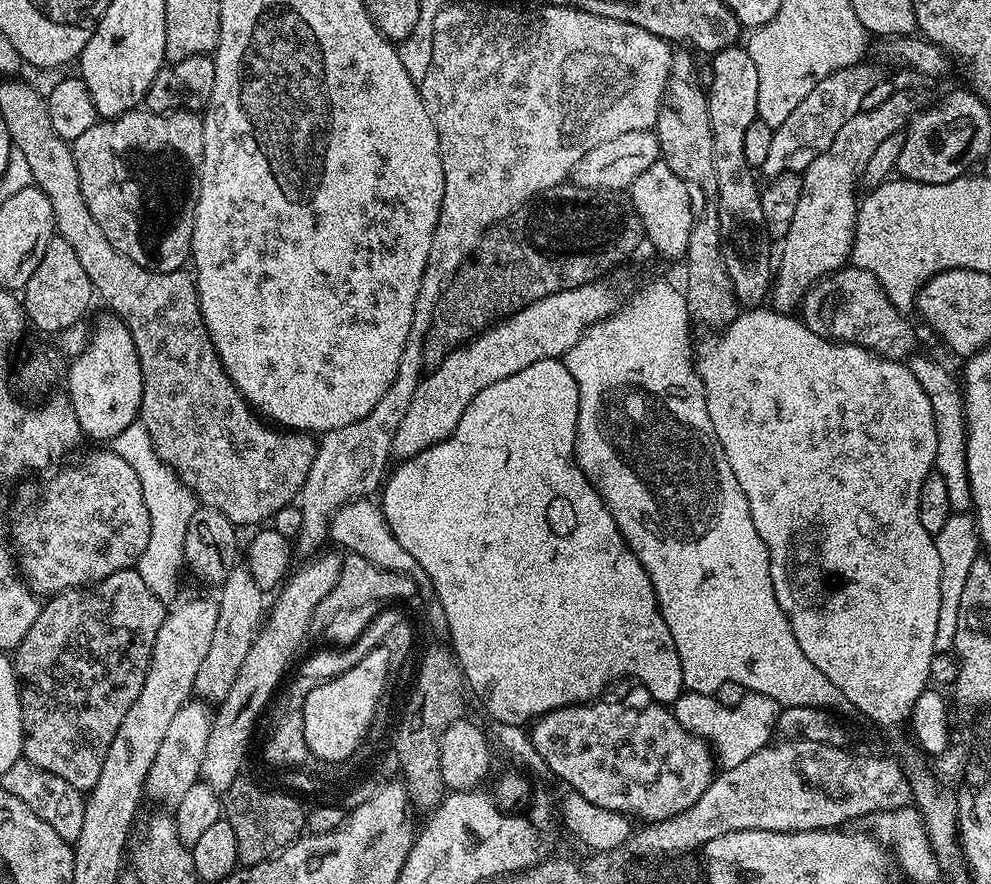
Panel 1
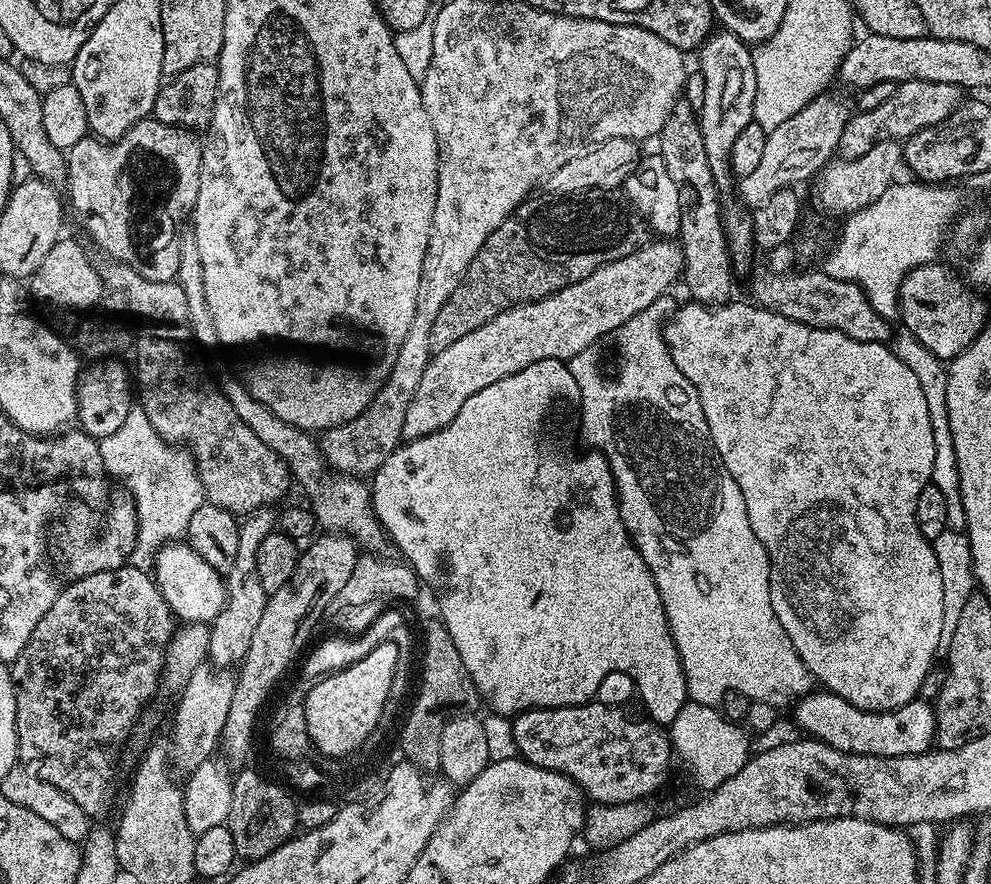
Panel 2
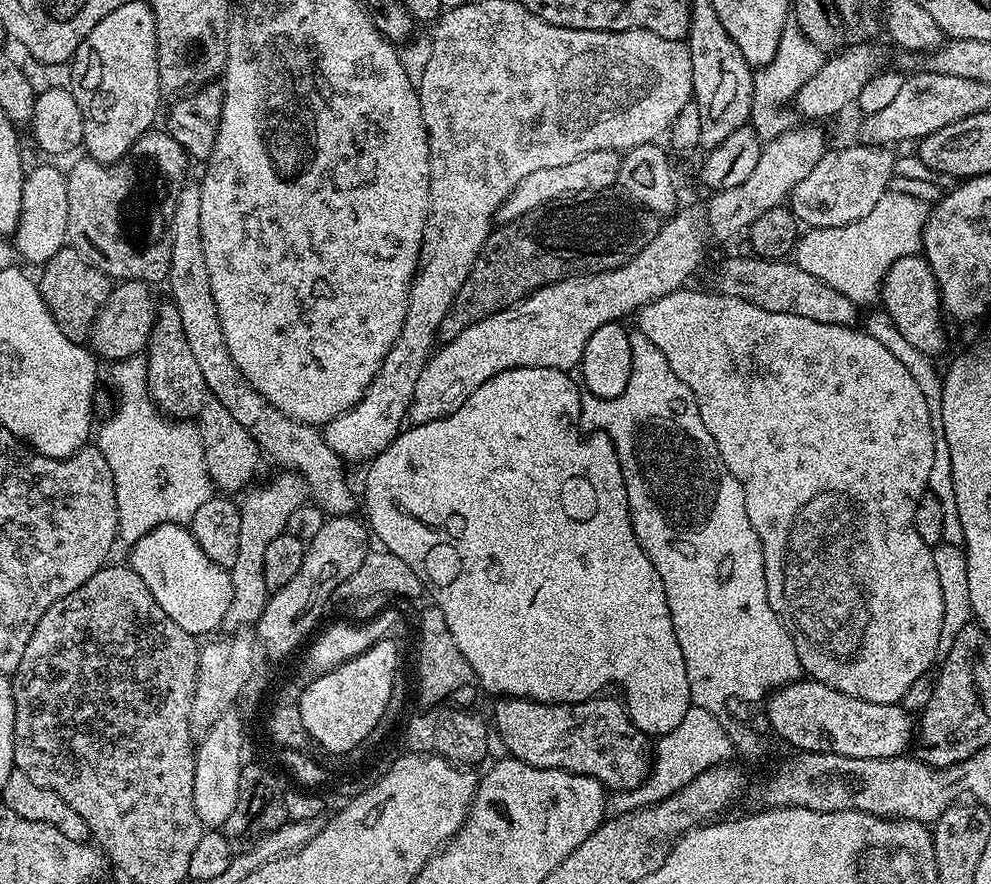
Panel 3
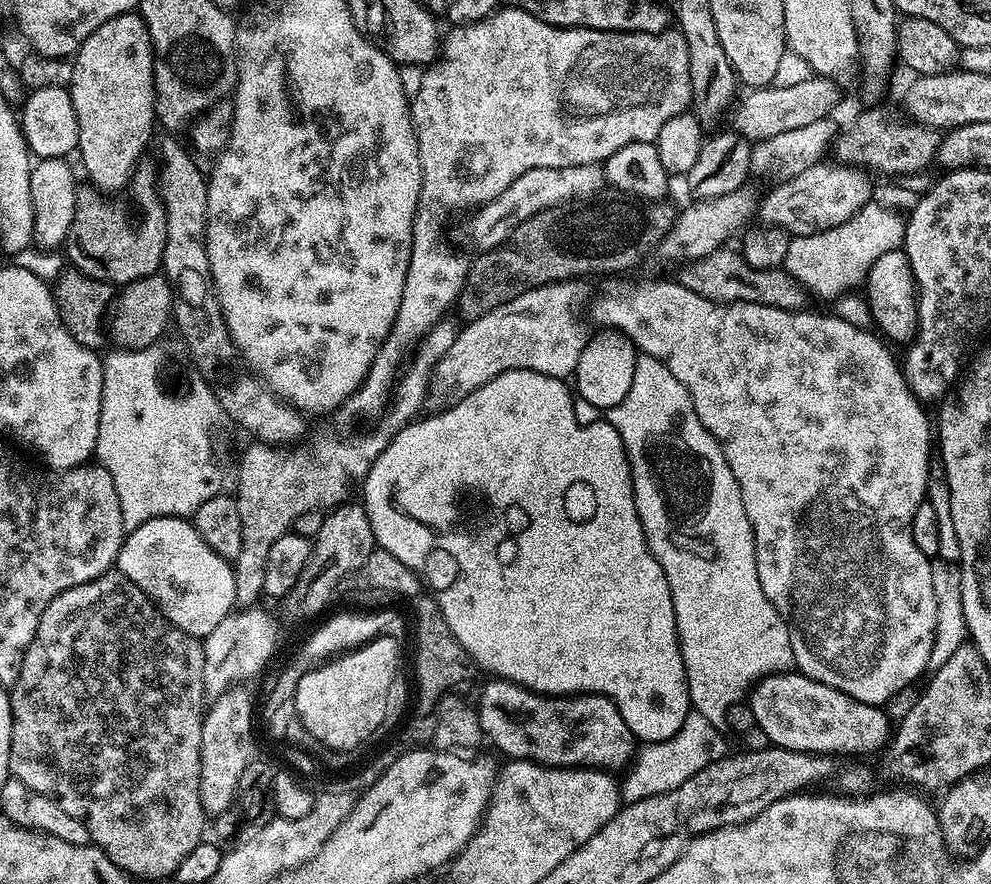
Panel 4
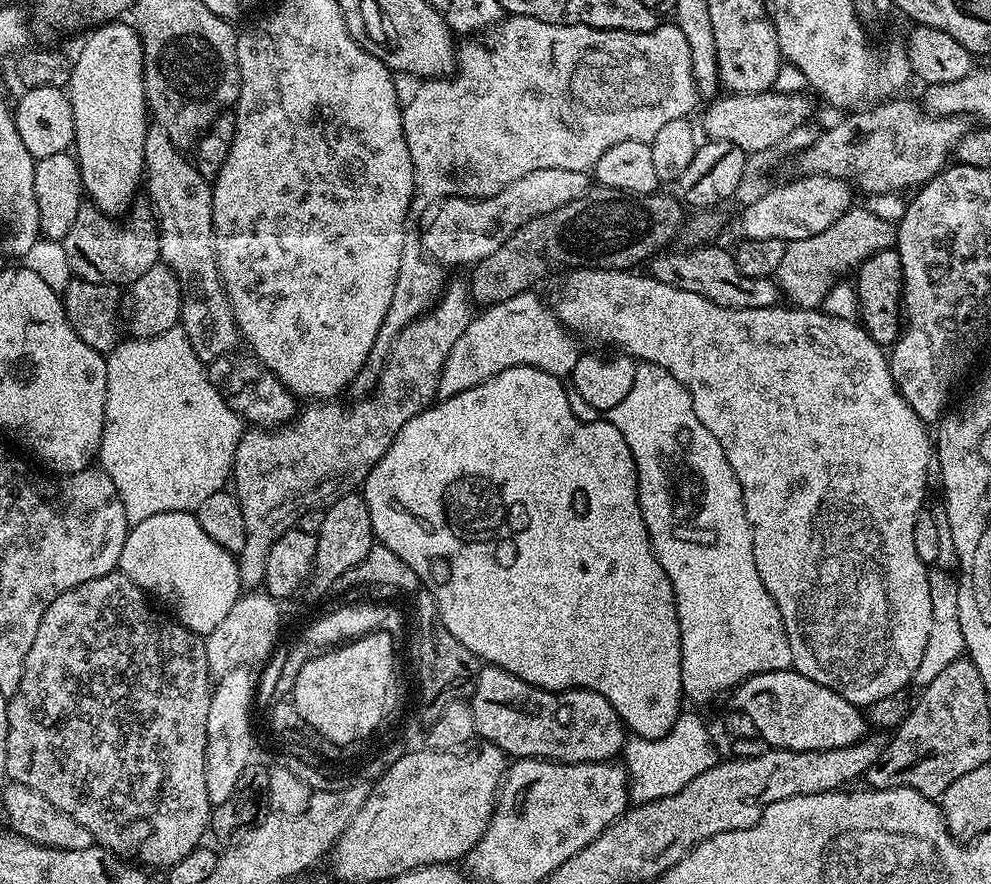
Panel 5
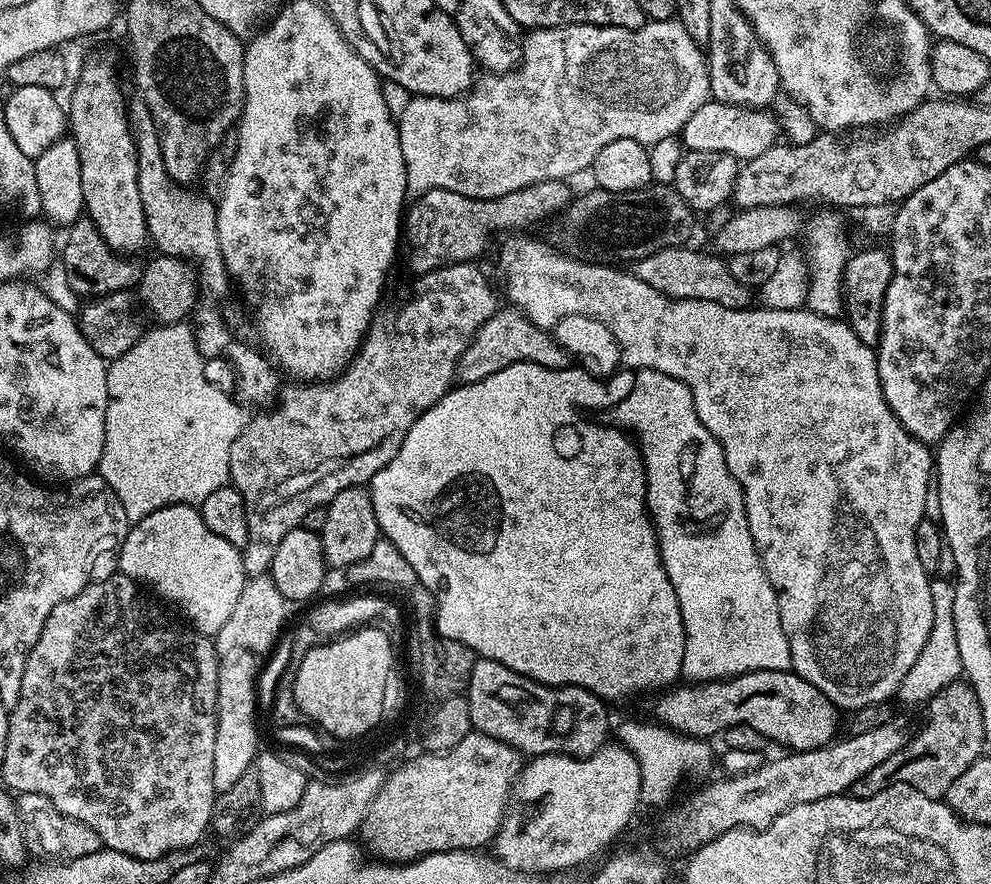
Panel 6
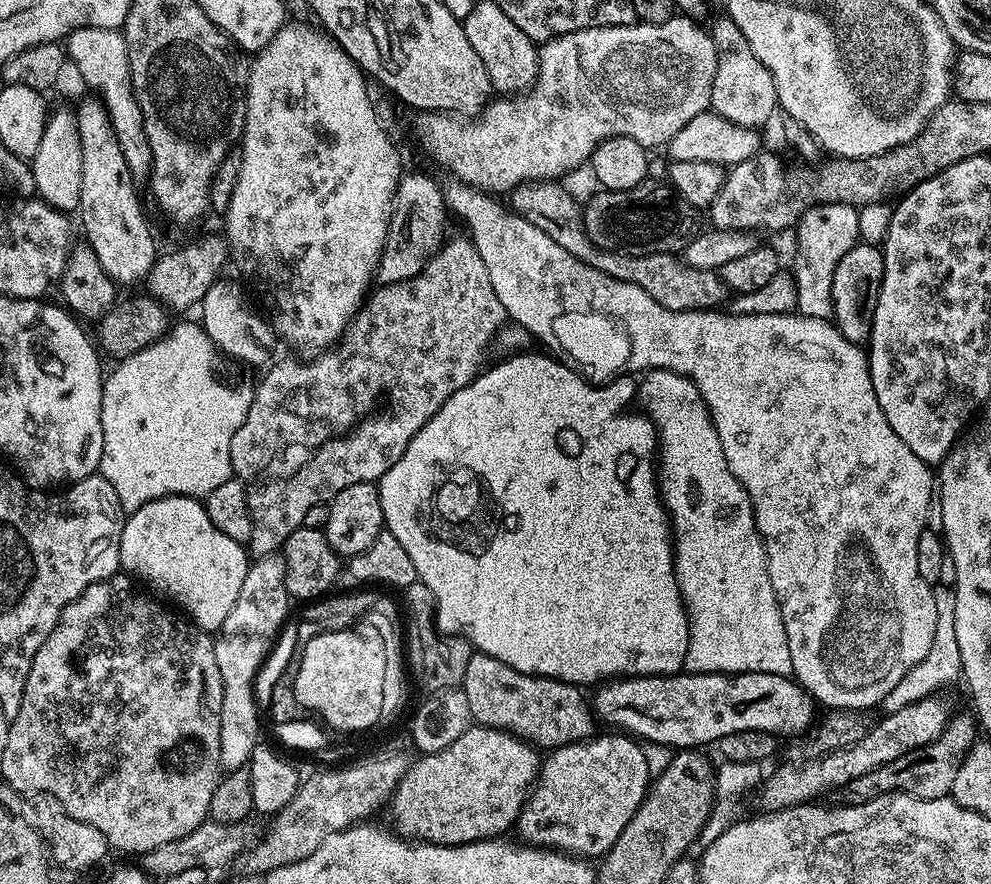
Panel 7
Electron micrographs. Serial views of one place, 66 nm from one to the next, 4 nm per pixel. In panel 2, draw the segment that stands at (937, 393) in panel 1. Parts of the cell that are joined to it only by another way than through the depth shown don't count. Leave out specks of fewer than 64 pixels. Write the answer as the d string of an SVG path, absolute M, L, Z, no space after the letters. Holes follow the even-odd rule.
M906 330L893 331L890 336L892 353L898 358L898 362L910 366L910 371L918 378L918 386L922 386L922 395L926 397L926 410L930 410L930 426L934 426L934 470L931 483L946 494L946 514L953 521L960 522L964 519L962 510L962 494L958 482L958 466L954 458L954 442L950 438L950 418L946 412L946 378L948 370L945 361L939 360L933 352L926 350L914 334Z

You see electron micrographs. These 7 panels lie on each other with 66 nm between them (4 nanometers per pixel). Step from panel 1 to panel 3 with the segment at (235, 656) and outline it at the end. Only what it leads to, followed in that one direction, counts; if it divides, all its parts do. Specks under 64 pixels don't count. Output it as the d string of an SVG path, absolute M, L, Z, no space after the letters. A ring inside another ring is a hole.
M280 470L277 473L273 480L268 480L265 484L257 483L243 497L245 500L242 500L240 504L242 527L240 527L240 541L238 542L238 559L230 569L232 593L223 623L223 627L228 630L248 630L258 622L270 595L266 578L262 575L264 555L270 547L270 542L274 542L274 538L278 538L285 532L284 527L290 514L294 514L294 510L298 510L298 506L306 502L303 480L295 472Z

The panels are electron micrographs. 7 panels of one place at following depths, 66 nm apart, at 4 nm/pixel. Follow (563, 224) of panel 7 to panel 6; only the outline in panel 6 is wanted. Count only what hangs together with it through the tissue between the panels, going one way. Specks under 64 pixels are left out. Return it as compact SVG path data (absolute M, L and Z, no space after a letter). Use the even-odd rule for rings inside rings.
M692 246L658 250L658 254L650 254L646 258L635 261L635 263L631 265L630 271L632 275L642 278L642 282L646 282L646 286L654 286L654 290L658 290L662 294L666 294L675 300L705 300L706 302L718 302L718 306L722 306L723 308L749 307L754 300L753 289L742 286L742 282L738 282L738 278L734 278L734 274L730 274L727 259L721 258L711 251L709 252L710 253L695 252Z

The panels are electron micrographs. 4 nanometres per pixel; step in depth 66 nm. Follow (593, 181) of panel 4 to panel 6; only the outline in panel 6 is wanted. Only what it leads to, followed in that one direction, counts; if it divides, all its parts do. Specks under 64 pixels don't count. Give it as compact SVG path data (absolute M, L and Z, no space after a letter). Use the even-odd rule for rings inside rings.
M546 180L526 186L522 190L514 190L510 194L502 194L502 198L493 200L471 200L462 194L454 194L450 190L430 190L411 201L402 221L402 240L408 243L408 264L416 274L433 272L435 268L442 268L446 264L466 264L479 261L484 252L484 243L491 232L512 234L517 230L528 230L531 224L544 220L547 216L563 213L573 199L574 192L563 180Z

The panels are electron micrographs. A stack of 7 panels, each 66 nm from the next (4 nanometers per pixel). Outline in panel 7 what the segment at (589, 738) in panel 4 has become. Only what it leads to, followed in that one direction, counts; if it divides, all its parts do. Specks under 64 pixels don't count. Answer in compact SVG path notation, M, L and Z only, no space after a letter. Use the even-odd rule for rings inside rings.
M473 651L470 662L466 666L463 691L466 694L466 702L470 702L470 714L477 725L497 728L512 736L519 736L520 739L528 741L540 750L578 744L581 740L589 739L598 728L598 721L593 713L589 697L583 696L580 693L583 691L577 685L552 680L549 676L522 674L506 666L506 662L498 662L498 658L490 658L485 652Z

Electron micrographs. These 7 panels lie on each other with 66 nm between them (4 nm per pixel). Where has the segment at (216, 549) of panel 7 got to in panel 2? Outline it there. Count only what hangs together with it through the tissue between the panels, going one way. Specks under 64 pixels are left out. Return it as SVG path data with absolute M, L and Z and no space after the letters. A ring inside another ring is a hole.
M169 542L154 557L154 579L162 598L170 606L177 621L190 624L208 624L224 605L225 577L209 566L206 558L192 549L187 542Z

